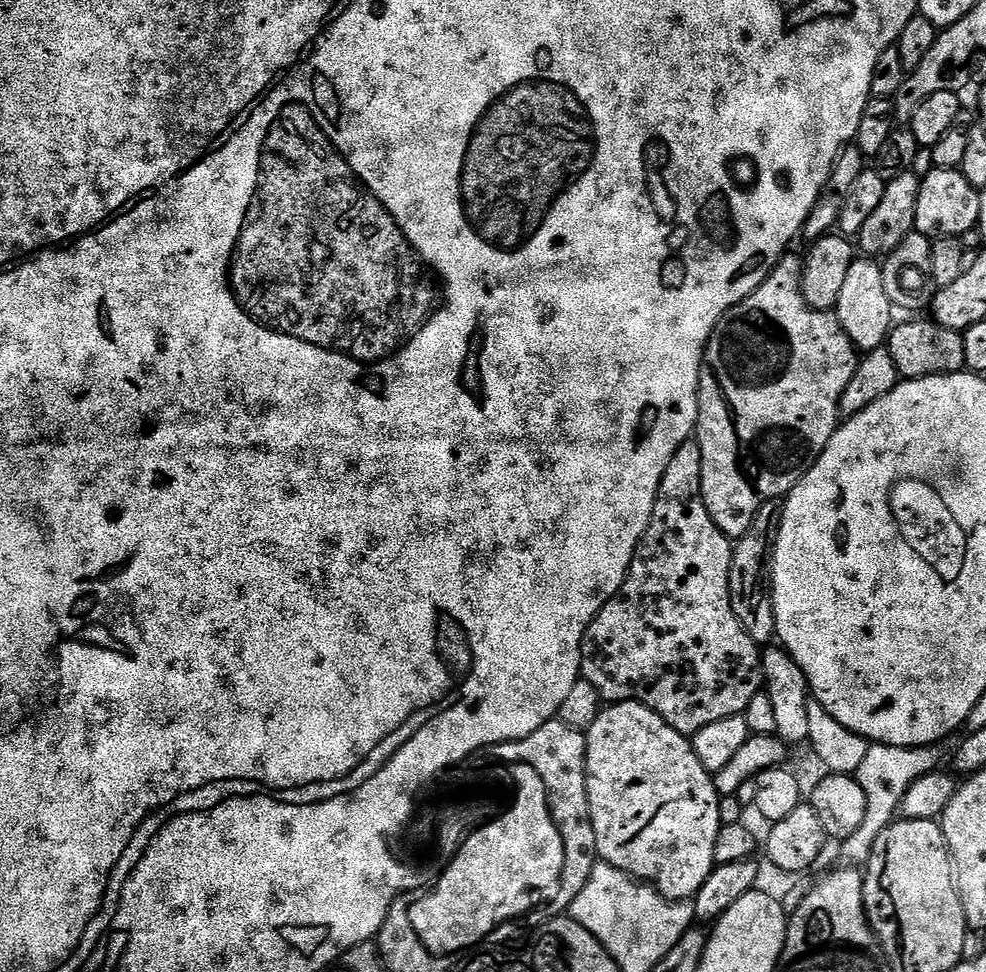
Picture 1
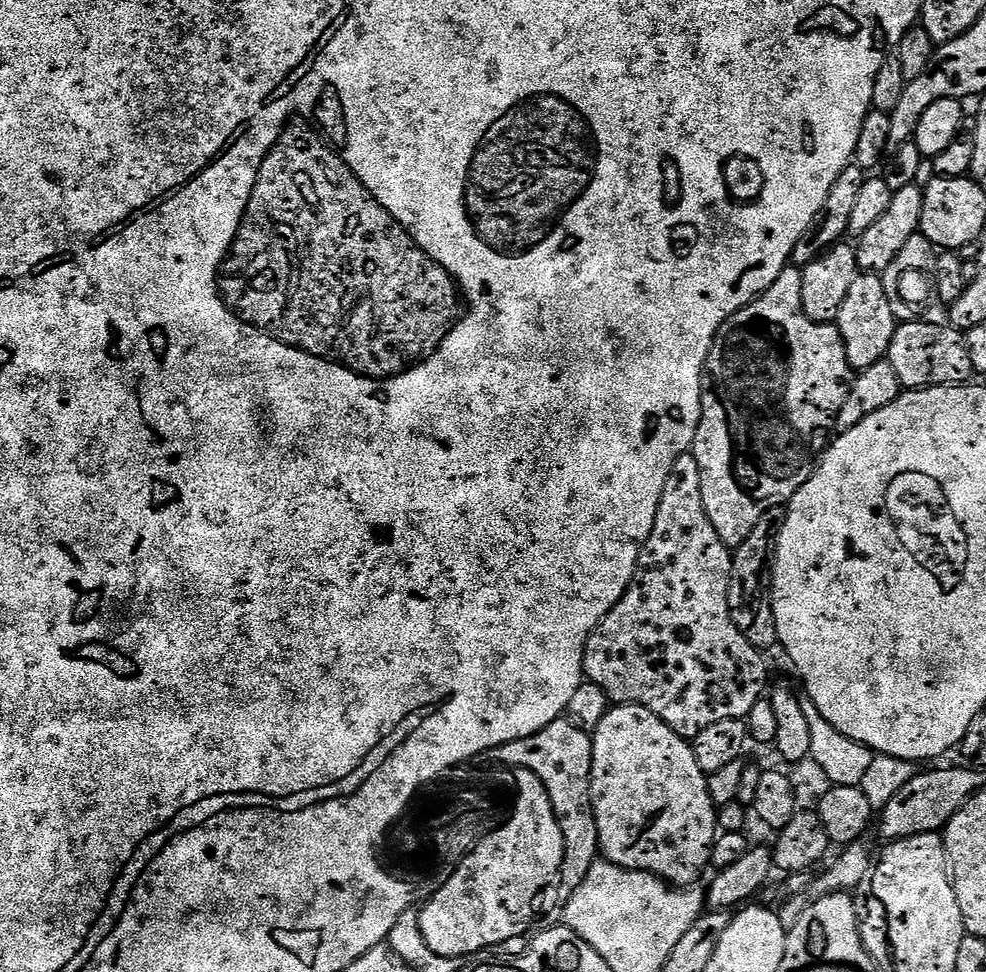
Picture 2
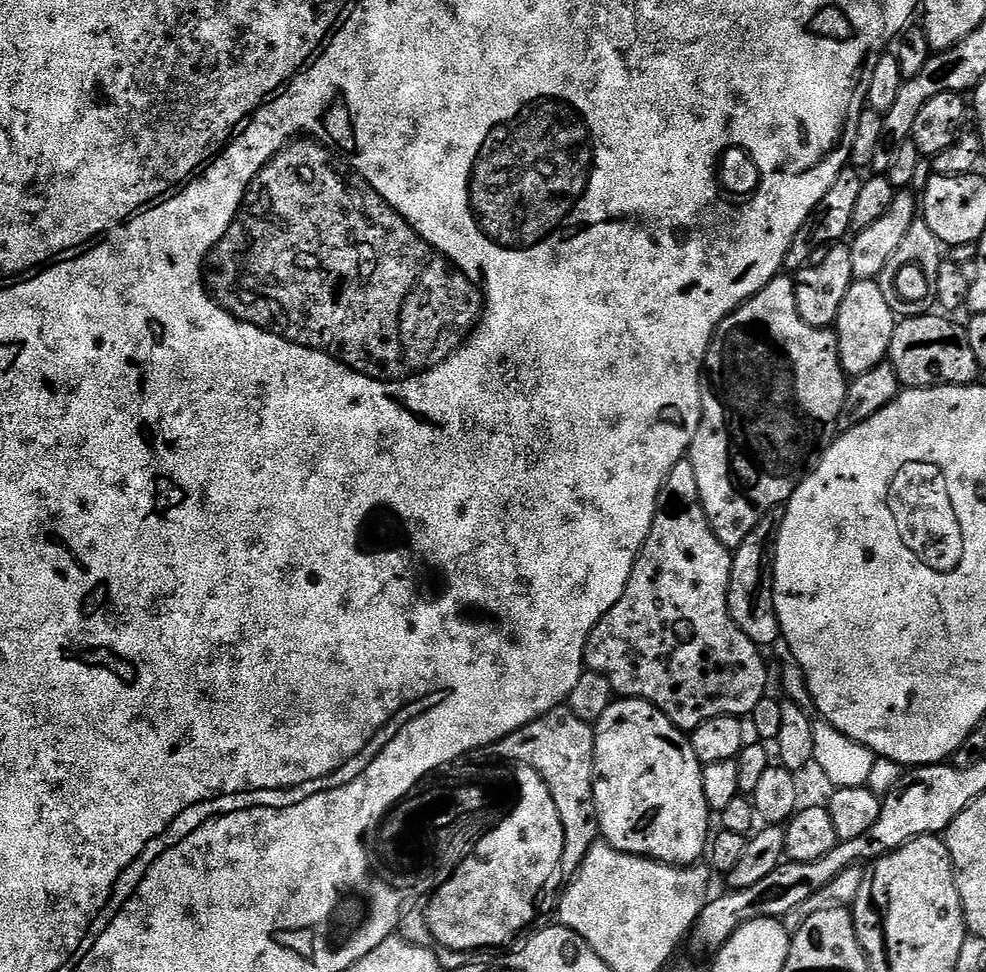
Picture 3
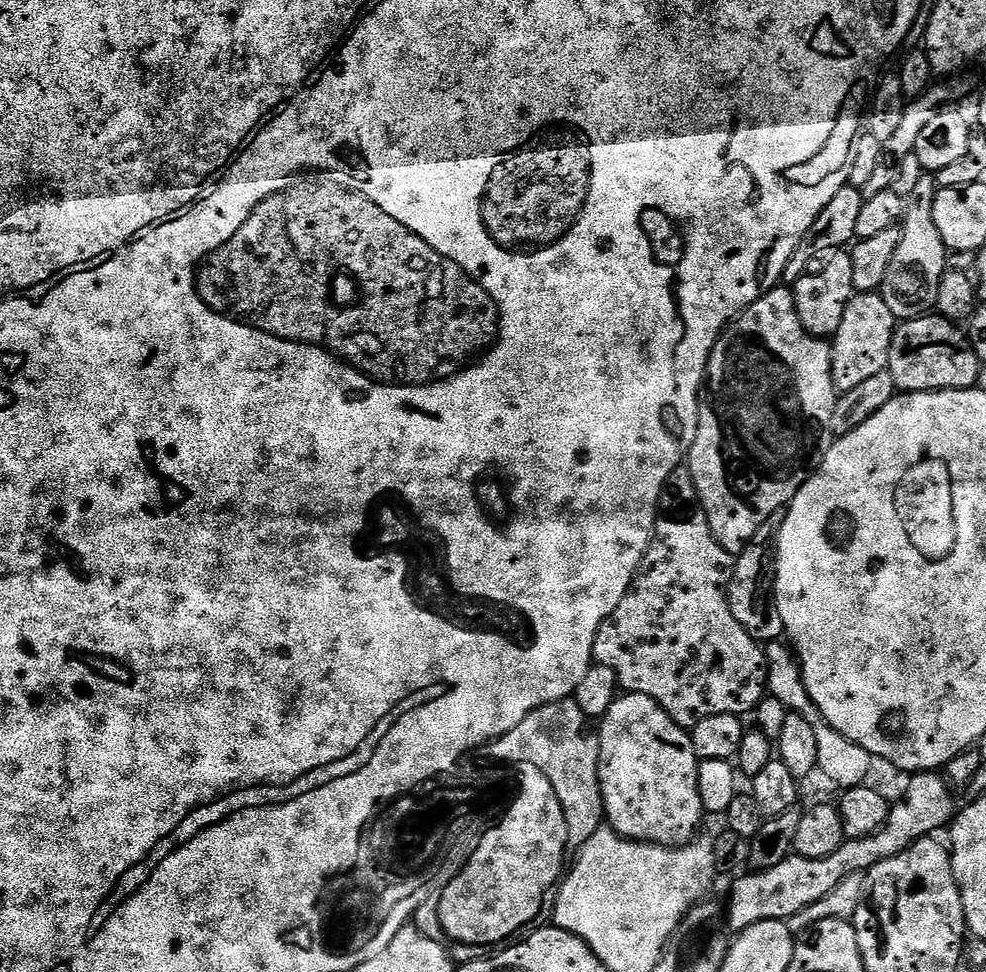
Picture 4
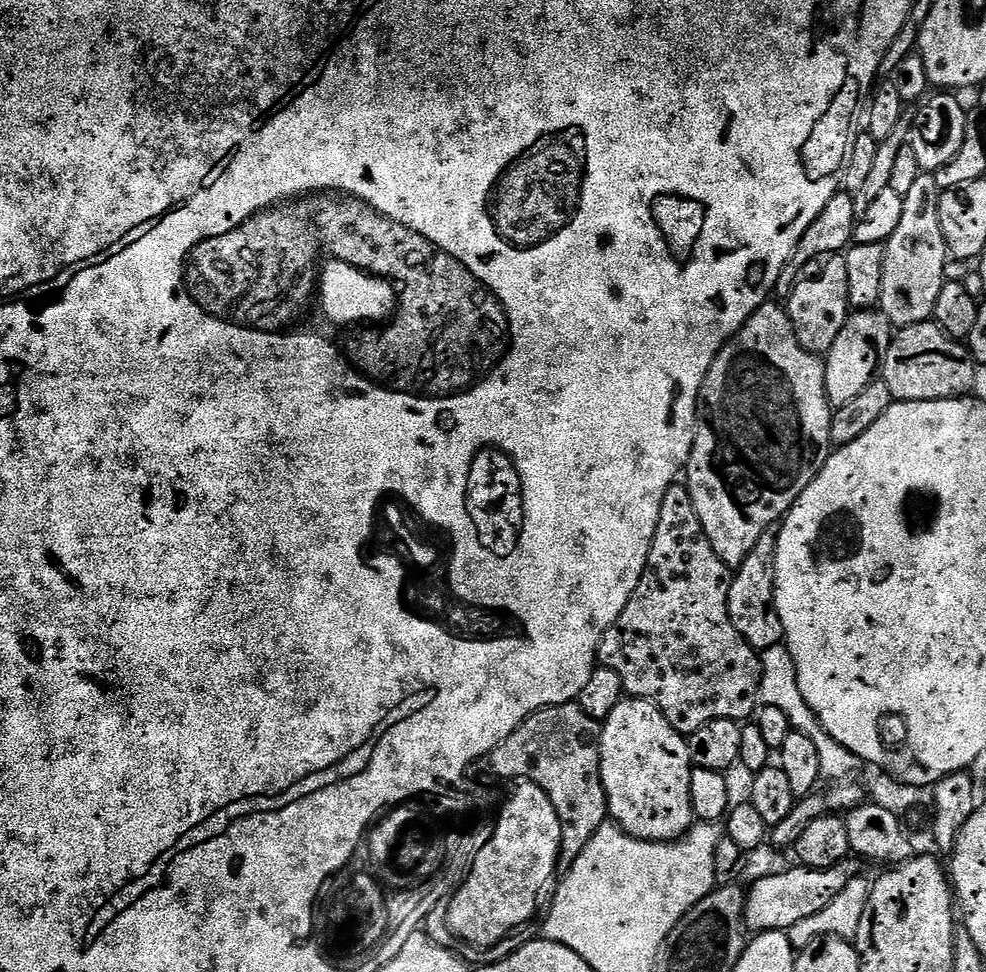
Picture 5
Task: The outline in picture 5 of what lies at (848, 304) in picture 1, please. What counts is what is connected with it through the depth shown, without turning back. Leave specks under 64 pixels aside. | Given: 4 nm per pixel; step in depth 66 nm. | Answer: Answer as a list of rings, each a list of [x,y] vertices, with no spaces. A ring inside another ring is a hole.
[[[856,310],[849,315],[846,326],[842,326],[838,338],[834,338],[834,346],[830,346],[824,360],[826,394],[833,409],[846,406],[846,402],[858,398],[858,394],[877,379],[893,335],[894,326],[879,310]]]

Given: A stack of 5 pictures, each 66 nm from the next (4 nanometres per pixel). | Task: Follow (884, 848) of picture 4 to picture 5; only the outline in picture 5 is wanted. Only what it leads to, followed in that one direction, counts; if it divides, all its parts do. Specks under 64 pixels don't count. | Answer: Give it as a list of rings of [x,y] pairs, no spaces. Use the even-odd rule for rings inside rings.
[[[849,858],[829,868],[795,866],[754,881],[752,889],[749,887],[746,892],[744,925],[752,934],[782,932],[802,922],[802,918],[814,918],[814,914],[826,910],[826,906],[830,906],[830,902],[834,902],[850,882],[857,880],[861,875],[859,863],[859,859]]]

